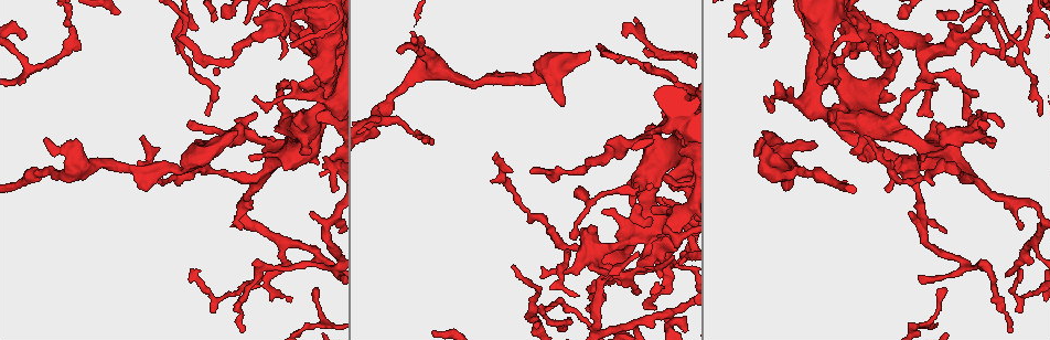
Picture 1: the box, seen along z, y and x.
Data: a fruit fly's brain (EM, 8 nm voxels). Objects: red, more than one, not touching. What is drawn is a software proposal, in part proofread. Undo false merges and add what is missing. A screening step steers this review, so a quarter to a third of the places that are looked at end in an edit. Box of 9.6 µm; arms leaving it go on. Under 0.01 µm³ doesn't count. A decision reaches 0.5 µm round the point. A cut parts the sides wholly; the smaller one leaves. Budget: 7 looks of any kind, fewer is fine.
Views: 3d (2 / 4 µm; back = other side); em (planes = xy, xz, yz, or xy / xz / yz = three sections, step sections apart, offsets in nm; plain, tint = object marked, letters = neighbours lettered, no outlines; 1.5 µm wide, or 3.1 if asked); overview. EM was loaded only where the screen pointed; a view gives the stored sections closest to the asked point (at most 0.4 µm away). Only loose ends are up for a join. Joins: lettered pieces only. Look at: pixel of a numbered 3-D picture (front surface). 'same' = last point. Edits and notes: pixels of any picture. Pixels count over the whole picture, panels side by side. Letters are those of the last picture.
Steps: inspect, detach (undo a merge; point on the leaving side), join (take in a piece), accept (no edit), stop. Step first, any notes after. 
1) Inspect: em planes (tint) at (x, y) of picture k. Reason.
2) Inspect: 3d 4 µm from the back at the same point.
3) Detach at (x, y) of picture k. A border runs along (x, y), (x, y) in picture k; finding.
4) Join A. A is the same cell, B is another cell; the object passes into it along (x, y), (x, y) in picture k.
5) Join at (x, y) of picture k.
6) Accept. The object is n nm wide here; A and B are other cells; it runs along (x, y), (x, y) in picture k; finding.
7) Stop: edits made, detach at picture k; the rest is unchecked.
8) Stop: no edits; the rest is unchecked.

Inspect: 3d 4 µm at (562, 103) of picture 1. Free end.

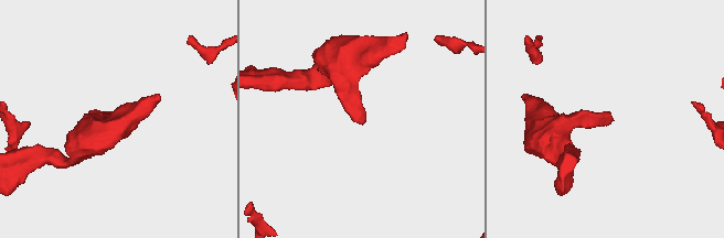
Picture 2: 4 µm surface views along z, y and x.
Inspect: em planes (letters) at (365, 120) of picture 2. Now the EM.

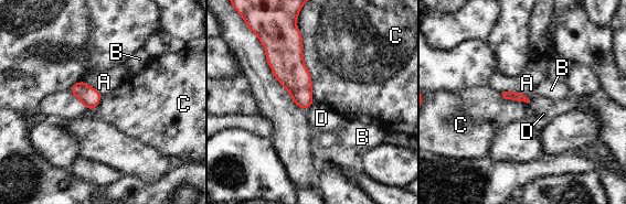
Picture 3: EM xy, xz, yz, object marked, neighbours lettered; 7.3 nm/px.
Accept. The longest contact is with C, 550 nm; A, B, C and D are other cells; none of them fits.

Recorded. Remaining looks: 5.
Inspect: 3d 4 µm at (603, 213) of picture 1. An open end.

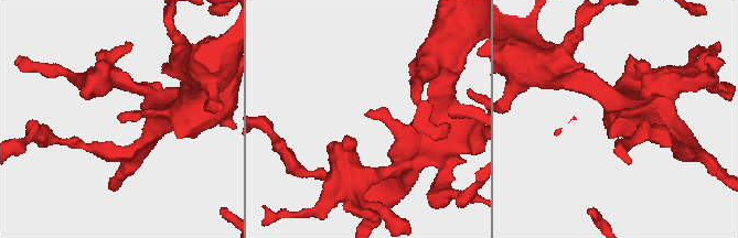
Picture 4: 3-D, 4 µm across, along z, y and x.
Inspect: em planes (letters) at (364, 114) of picture 4.

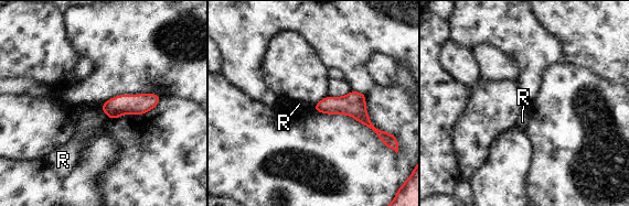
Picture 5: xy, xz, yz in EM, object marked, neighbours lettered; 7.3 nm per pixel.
Accept. The object is 130 nm wide here; R is another cell; it runs along (157, 98), (142, 104), (105, 107) in picture 5; none of them fits.

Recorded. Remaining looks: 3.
Inspect: 3d 2 µm at (423, 139) of picture 1. Branch stops here.

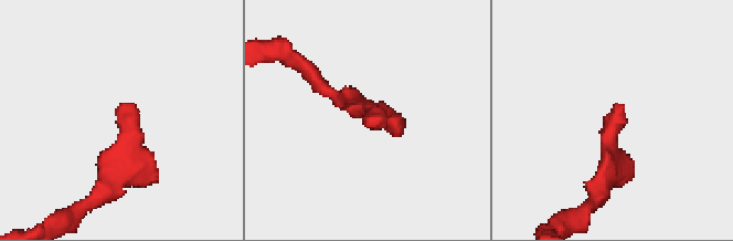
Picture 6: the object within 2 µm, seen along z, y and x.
Inspect: em planes (plain) at (127, 103) of picture 6.

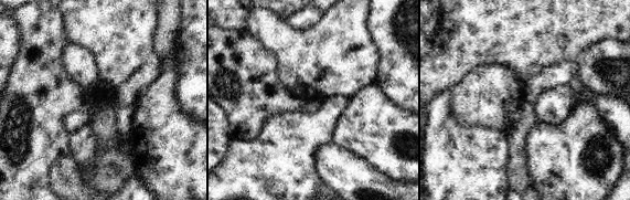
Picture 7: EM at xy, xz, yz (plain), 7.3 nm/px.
Inspect: em planes (letters) at the same point.

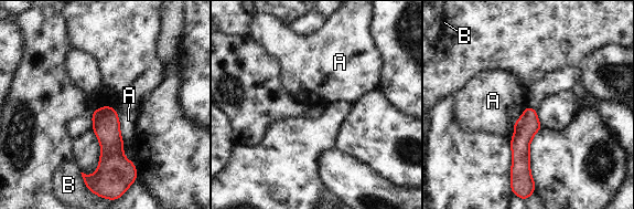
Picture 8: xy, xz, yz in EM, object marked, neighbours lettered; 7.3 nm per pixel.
Accept. The longest contact is with A, 260 nm; A and B are other cells; no lettered piece goes on from it.

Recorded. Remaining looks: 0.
Stop: no edits; the rest is unchecked.

